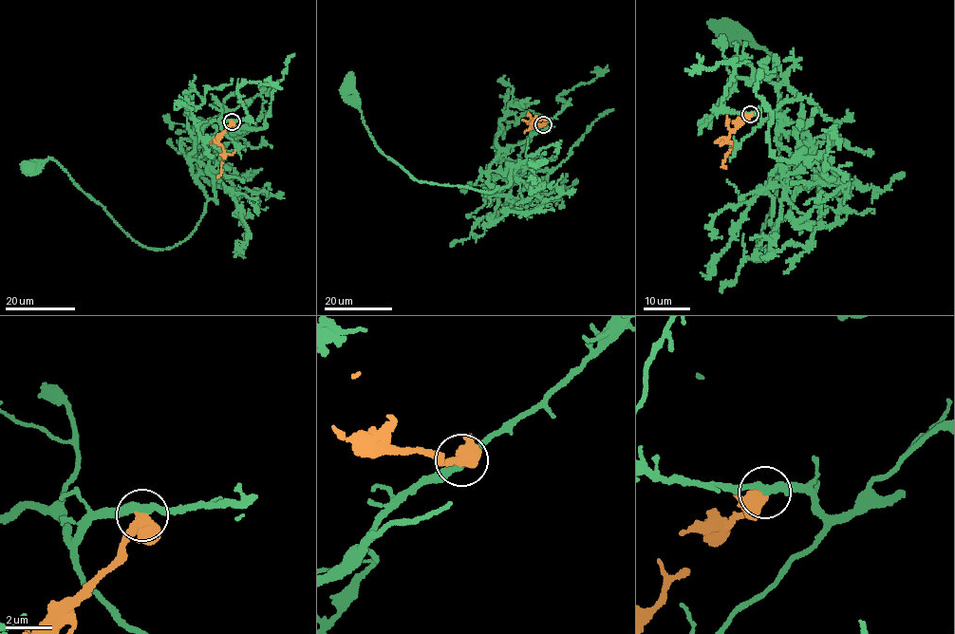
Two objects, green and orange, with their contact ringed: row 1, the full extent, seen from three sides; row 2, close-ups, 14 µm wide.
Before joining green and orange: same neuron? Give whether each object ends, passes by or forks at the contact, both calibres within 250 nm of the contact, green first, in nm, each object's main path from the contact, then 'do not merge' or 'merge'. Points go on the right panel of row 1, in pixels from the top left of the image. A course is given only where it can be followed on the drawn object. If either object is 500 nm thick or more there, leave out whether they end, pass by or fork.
green passes by; orange forks there; 300 nm thick on the green side, 360 nm on the other; green runs (749, 115), (781, 118), (777, 144), (797, 177), (790, 212), (762, 249), (780, 88), (767, 51), (725, 28); orange runs (749, 115), (738, 122), (726, 138), (731, 144), (722, 166), (725, 167); merge

